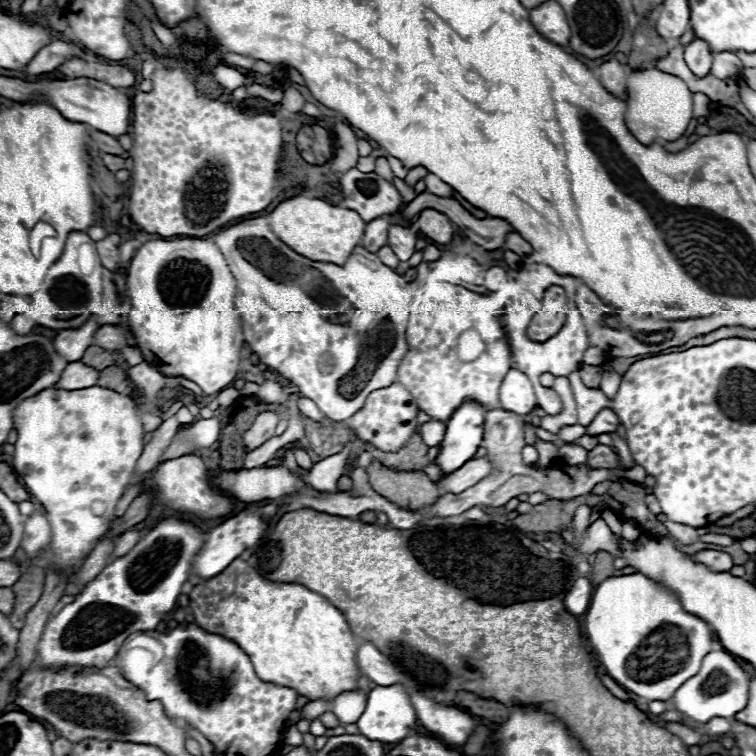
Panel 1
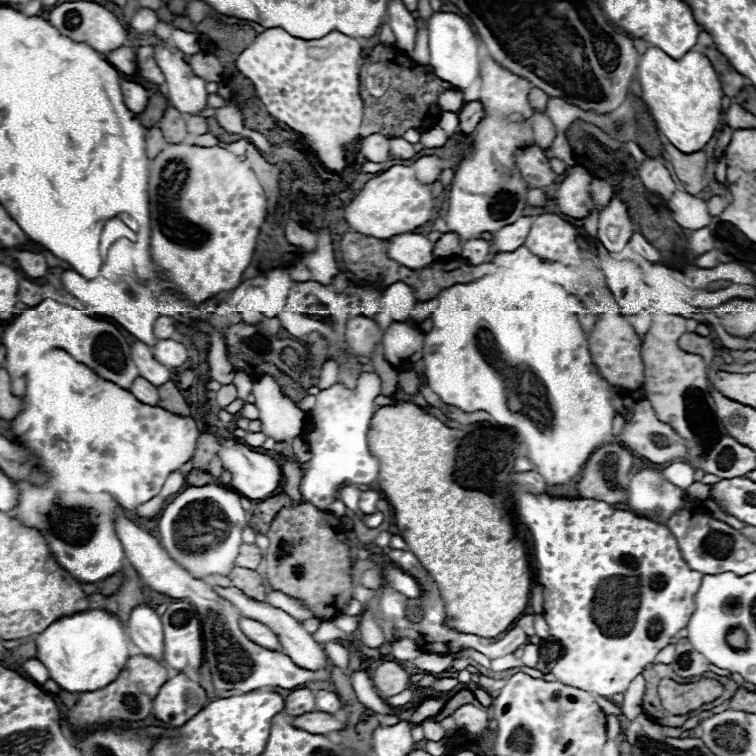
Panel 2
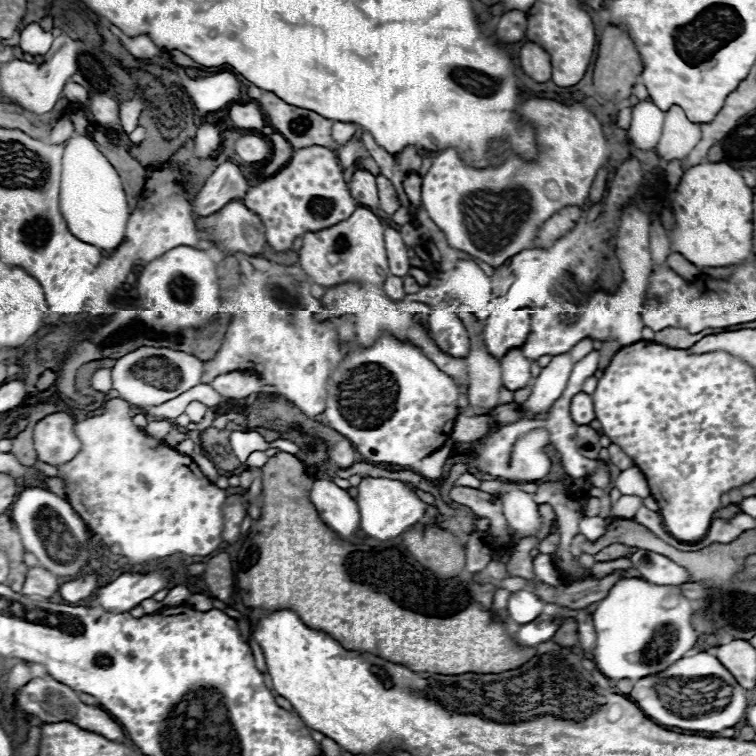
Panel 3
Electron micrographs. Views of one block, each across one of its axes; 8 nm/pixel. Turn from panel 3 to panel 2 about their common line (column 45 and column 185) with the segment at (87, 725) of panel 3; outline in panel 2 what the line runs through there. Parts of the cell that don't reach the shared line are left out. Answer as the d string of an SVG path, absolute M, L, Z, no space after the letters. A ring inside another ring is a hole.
M178 674L158 690L152 714L170 726L182 726L202 710L206 700L206 692L198 682Z

